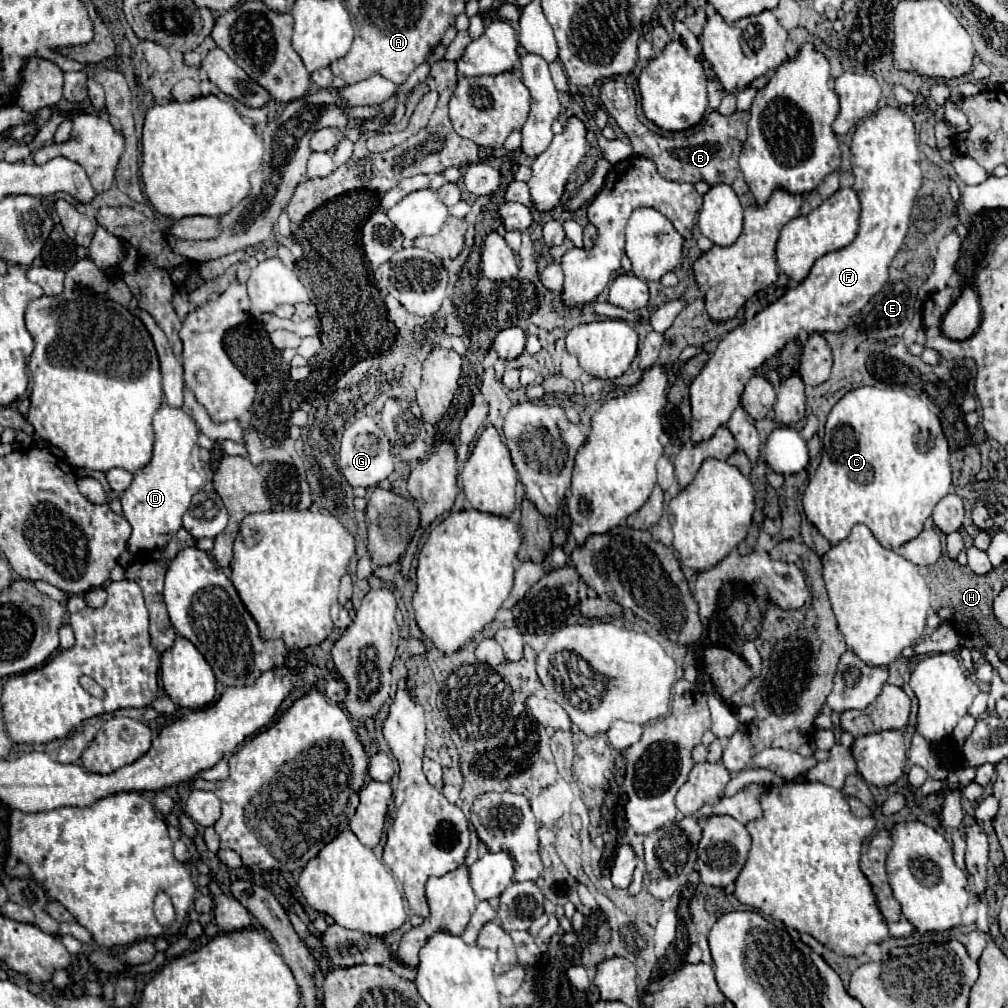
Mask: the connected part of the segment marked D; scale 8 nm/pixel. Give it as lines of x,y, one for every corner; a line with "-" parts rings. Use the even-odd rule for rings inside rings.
163,402
153,418
153,430
153,458
147,466
135,472
131,486
121,496
123,516
133,528
129,538
129,548
133,554
167,546
167,542
181,528
181,518
187,512
193,494
203,490
207,482
207,474
199,458
199,426
185,406
173,408

